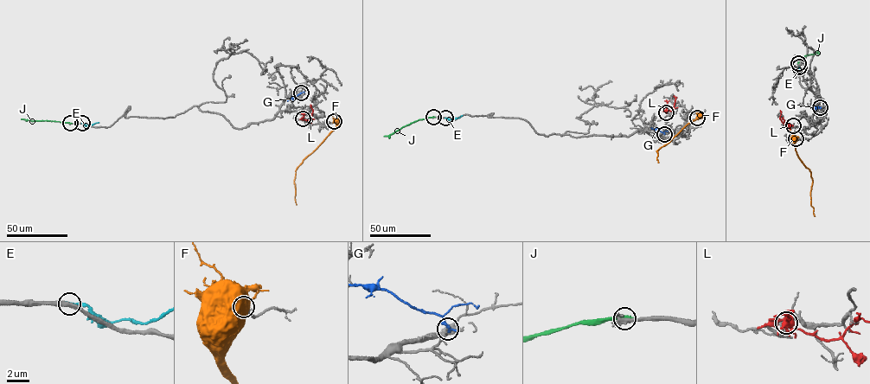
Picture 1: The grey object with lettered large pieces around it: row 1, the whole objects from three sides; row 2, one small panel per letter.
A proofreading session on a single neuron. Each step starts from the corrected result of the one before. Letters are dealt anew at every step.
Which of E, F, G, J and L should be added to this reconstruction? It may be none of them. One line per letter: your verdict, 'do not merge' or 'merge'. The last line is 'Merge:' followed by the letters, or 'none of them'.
E: do not merge
F: do not merge
G: do not merge
J: do not merge
L: do not merge
Merge: none of them

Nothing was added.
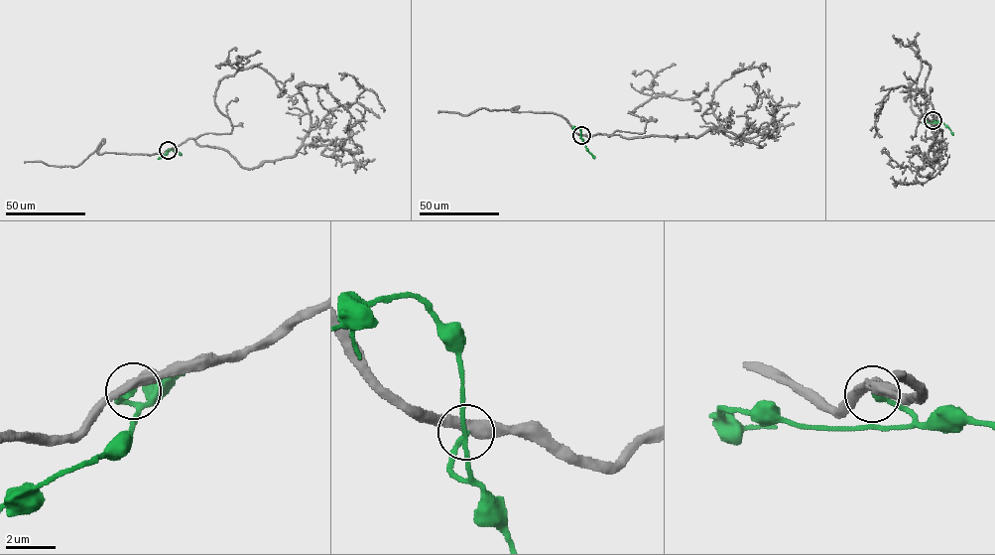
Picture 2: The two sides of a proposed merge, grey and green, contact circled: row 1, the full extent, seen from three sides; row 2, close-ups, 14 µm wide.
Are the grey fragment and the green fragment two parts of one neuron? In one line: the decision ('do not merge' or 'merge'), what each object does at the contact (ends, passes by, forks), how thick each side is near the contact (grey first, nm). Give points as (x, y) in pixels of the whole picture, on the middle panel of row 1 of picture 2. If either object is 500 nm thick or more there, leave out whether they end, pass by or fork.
do not merge; grey passes by; green ends; calibres 400 and 200 nm

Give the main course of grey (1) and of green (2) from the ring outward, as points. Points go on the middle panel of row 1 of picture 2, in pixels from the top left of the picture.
1: (581, 135), (696, 137), (713, 128), (724, 133), (710, 106), (713, 92), (748, 68), (765, 66), (764, 76)
2: (581, 135), (594, 158)

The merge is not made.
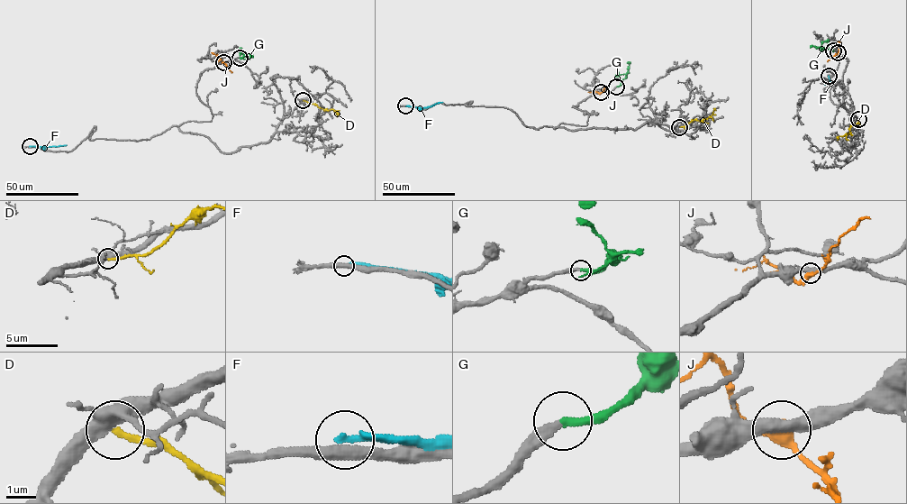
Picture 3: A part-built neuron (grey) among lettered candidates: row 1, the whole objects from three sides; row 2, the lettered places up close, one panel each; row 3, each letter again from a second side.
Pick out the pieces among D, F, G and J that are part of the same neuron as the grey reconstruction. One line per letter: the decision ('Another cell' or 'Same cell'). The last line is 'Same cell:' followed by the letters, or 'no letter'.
D: Another cell
F: Another cell
G: Same cell
J: Another cell
Same cell: G

